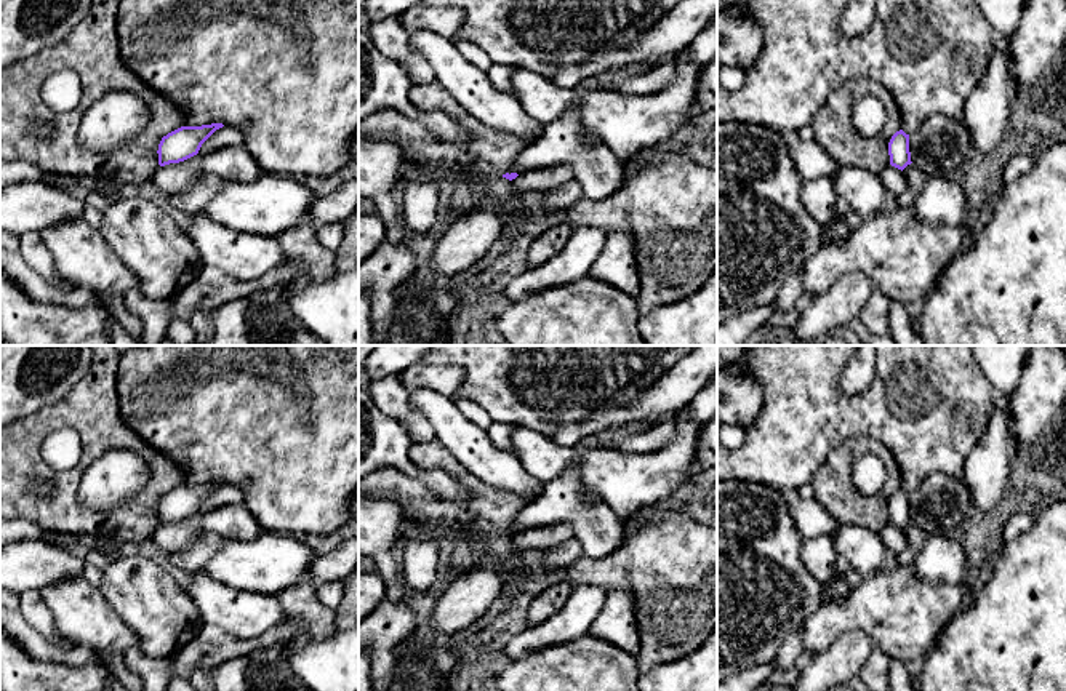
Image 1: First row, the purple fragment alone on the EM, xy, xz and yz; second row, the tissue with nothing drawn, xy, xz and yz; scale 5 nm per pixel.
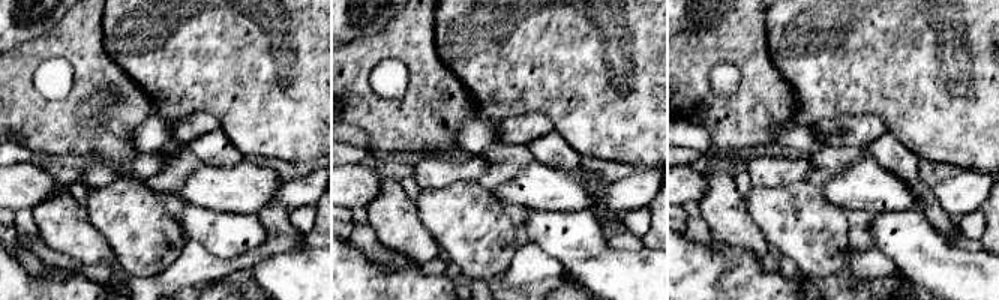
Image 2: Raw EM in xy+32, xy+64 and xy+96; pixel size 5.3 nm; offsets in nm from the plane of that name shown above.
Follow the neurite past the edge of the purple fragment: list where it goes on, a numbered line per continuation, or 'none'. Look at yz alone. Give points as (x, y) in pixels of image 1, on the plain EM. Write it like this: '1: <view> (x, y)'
none

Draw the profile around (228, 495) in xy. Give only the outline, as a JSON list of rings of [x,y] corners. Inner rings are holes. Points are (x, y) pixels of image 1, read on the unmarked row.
[[[224,483],[216,488],[200,505],[198,512],[210,512],[221,505],[235,505],[245,502],[245,493],[242,486]]]

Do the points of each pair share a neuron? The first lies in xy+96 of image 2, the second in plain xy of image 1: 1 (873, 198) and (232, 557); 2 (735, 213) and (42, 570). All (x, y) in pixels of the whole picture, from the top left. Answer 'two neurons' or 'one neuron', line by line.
1: one neuron
2: two neurons

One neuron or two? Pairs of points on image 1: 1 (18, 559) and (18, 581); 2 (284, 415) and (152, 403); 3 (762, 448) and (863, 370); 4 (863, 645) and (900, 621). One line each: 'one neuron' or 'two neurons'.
1: one neuron
2: one neuron
3: two neurons
4: two neurons

